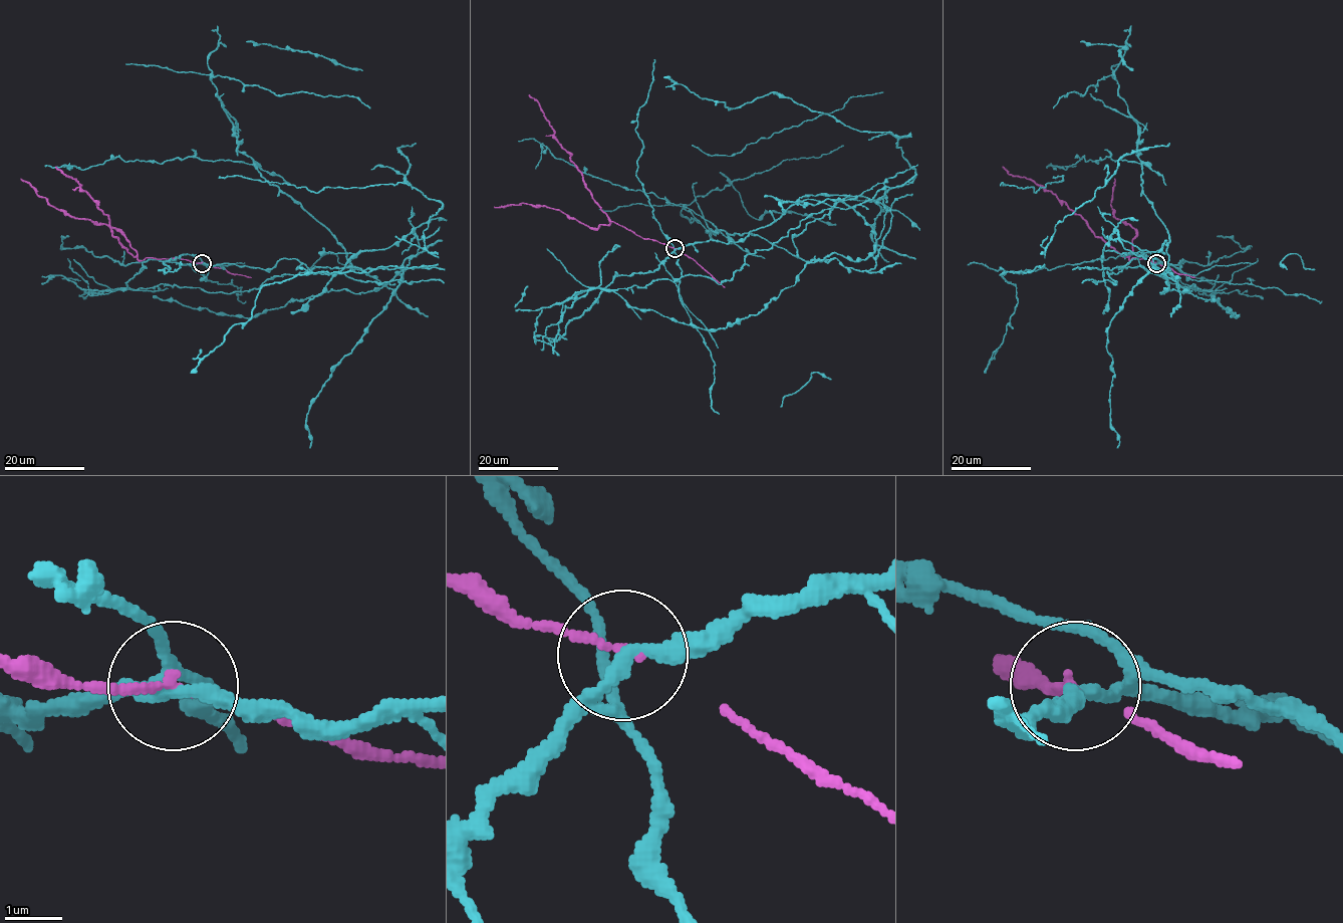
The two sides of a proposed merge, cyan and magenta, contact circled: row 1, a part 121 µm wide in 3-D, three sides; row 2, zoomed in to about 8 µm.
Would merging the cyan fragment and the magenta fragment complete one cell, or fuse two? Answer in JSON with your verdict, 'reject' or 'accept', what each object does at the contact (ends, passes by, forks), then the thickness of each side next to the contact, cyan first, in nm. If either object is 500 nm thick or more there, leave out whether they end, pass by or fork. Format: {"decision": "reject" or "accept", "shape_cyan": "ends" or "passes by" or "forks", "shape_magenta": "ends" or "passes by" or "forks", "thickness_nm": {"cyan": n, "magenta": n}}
{"decision": "reject", "shape_cyan": "forks", "shape_magenta": "ends", "thickness_nm": {"cyan": 200, "magenta": 140}}

